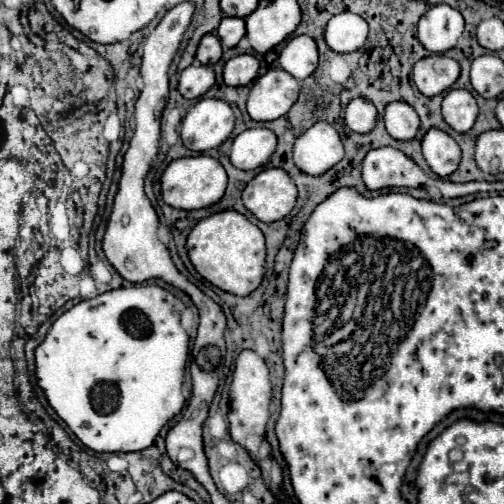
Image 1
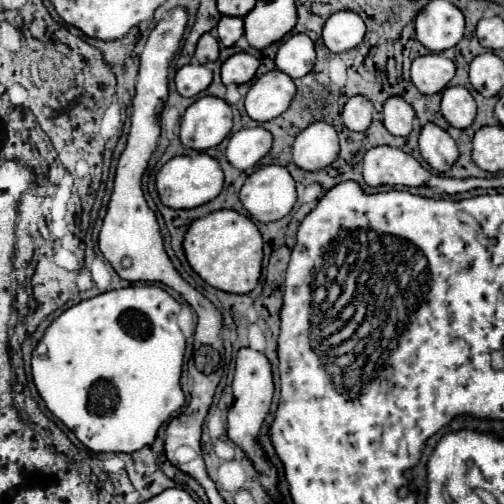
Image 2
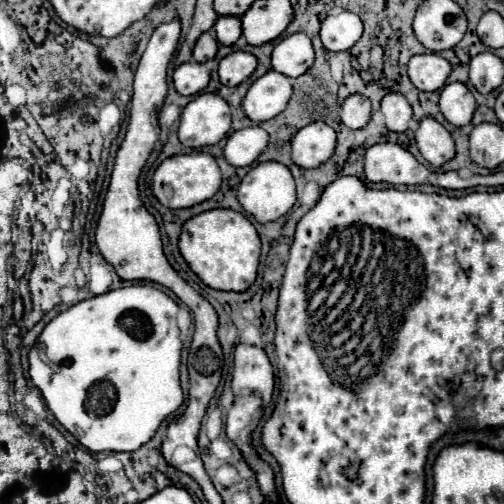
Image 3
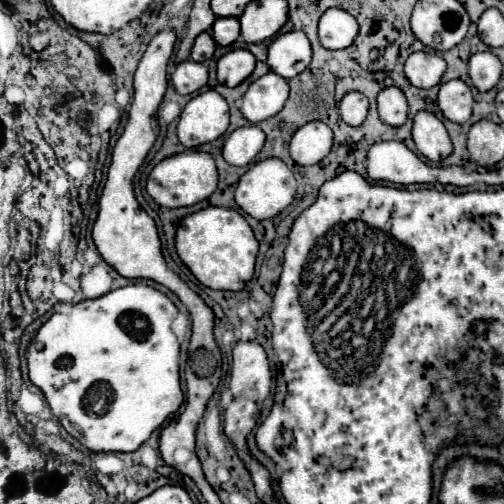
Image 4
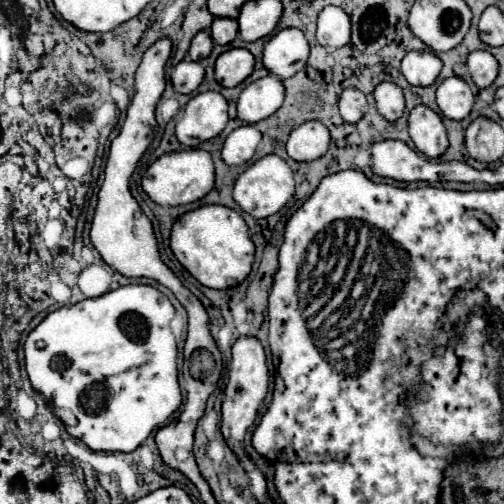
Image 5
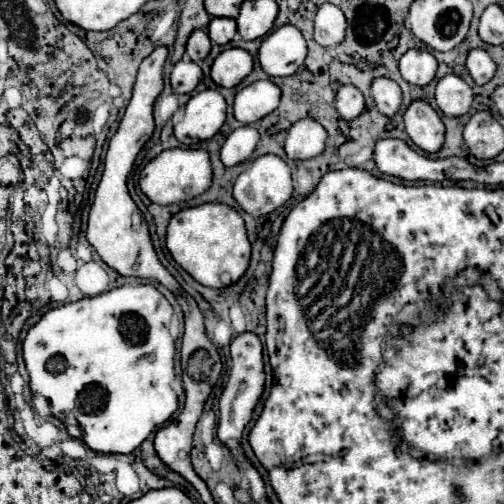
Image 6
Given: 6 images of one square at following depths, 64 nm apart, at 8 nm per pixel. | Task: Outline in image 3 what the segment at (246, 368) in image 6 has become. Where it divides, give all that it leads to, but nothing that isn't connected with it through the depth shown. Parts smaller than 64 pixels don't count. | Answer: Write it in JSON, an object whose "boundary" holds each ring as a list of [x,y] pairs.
{"boundary":[[[238,344],[236,350],[234,350],[234,370],[232,370],[232,392],[234,392],[236,400],[234,400],[232,408],[228,410],[228,414],[226,414],[226,436],[238,446],[238,450],[242,452],[246,464],[254,470],[258,486],[260,486],[260,492],[264,496],[274,492],[274,472],[252,450],[250,434],[258,426],[258,422],[262,418],[262,406],[270,402],[272,390],[274,390],[274,372],[272,372],[272,364],[270,364],[266,352],[262,348],[258,348],[258,346]]]}

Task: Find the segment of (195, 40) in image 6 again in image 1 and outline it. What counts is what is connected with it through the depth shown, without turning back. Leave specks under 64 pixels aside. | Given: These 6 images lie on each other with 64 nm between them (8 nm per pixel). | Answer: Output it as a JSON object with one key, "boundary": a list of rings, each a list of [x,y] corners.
{"boundary":[[[208,34],[200,40],[198,44],[198,52],[196,52],[196,60],[200,64],[216,64],[222,56],[222,44],[218,40],[216,34]]]}

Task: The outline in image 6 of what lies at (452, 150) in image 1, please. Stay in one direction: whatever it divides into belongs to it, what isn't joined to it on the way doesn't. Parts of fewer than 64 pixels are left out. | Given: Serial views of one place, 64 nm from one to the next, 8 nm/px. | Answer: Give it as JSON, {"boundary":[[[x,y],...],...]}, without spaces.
{"boundary":[[[414,100],[404,112],[410,140],[424,152],[438,152],[444,142],[444,124],[434,108],[424,100]]]}

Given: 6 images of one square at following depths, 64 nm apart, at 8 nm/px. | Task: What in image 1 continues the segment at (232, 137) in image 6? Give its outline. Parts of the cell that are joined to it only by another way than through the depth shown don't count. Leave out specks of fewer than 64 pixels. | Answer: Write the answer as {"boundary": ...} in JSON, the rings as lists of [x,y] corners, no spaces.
{"boundary":[[[266,128],[240,132],[230,148],[230,162],[240,170],[256,170],[268,162],[276,148],[276,134]]]}

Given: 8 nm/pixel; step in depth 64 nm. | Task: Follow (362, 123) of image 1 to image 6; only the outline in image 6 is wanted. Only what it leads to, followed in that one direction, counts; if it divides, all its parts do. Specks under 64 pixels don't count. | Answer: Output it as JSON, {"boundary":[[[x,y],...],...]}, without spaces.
{"boundary":[[[350,84],[340,86],[336,92],[336,110],[344,120],[356,118],[364,110],[364,96],[358,88],[352,88]]]}

